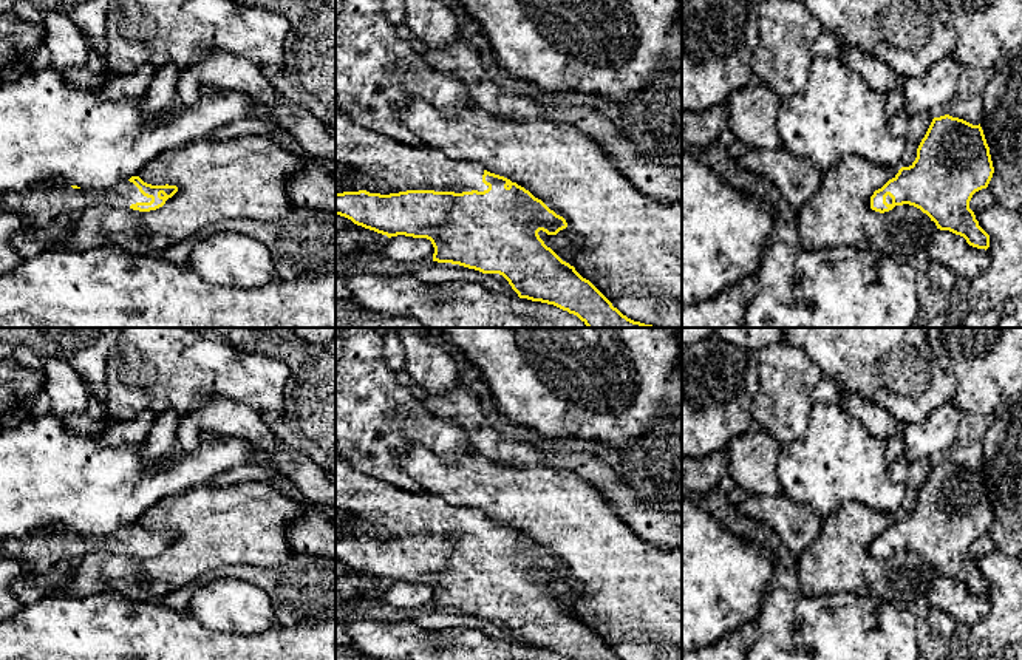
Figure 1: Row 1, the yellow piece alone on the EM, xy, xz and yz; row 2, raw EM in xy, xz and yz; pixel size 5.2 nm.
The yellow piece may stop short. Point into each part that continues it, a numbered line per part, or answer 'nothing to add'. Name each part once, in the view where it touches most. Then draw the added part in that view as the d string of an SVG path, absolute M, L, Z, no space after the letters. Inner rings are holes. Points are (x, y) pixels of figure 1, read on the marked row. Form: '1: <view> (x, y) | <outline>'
1: xz (390, 166) | M336 110L336 162L368 179L370 193L407 190L484 192L484 168L467 161L451 161L431 147L410 147L351 121Z

